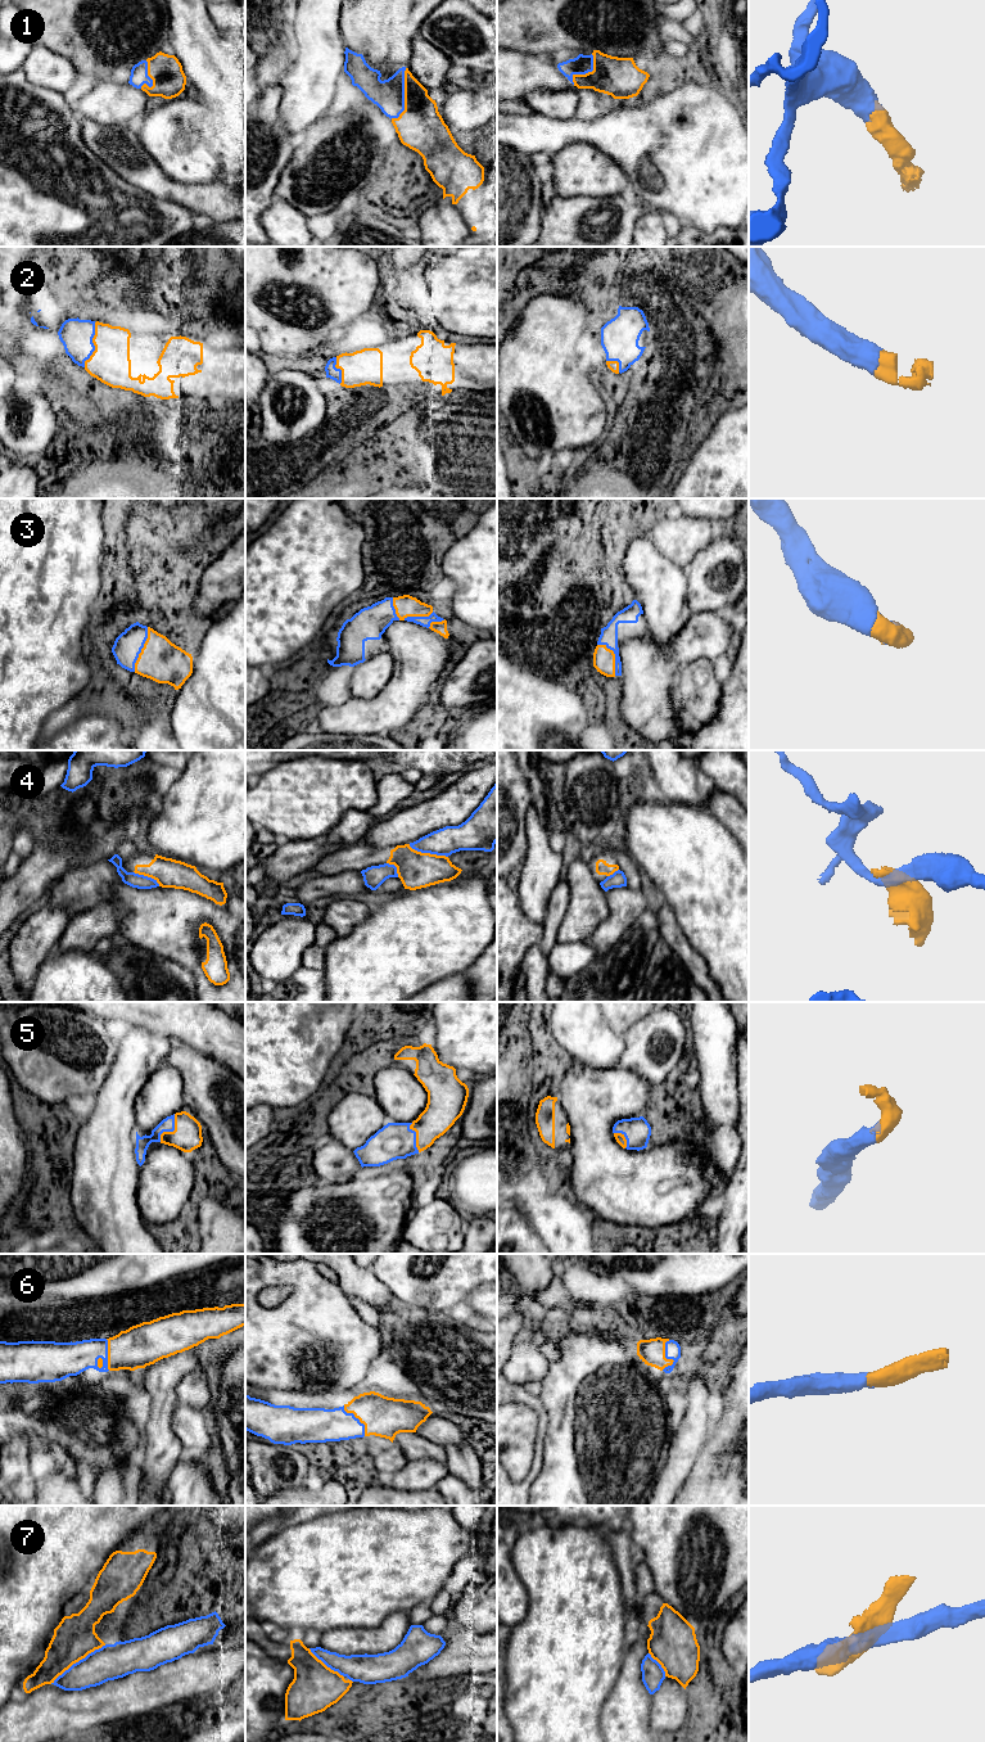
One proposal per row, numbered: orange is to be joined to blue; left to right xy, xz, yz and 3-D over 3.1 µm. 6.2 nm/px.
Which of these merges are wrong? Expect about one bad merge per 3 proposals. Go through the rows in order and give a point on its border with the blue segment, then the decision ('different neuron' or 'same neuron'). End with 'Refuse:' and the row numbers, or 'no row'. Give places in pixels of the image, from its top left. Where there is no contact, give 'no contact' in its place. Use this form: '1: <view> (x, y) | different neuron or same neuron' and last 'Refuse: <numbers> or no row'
1: xz (403, 96) | same neuron
2: xy (93, 344) | same neuron
3: xy (141, 648) | same neuron
4: xz (428, 852) | different neuron
5: xy (171, 1131) | same neuron
6: yz (667, 1358) | same neuron
7: xy (78, 1661) | different neuron
Refuse: 4, 7

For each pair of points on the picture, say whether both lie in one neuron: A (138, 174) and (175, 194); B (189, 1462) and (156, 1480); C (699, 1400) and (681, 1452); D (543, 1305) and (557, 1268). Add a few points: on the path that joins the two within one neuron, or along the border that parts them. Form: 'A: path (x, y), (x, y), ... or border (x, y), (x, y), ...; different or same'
A: path (147, 175), (166, 188); same
B: border (184, 1452), (167, 1481), (167, 1492); different
C: path (699, 1413), (695, 1429), (688, 1439); same
D: path (552, 1296), (556, 1293), (557, 1277); same

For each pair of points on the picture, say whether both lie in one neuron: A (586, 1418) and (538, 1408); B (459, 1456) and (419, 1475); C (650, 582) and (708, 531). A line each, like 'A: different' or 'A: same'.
A: different
B: different
C: different

